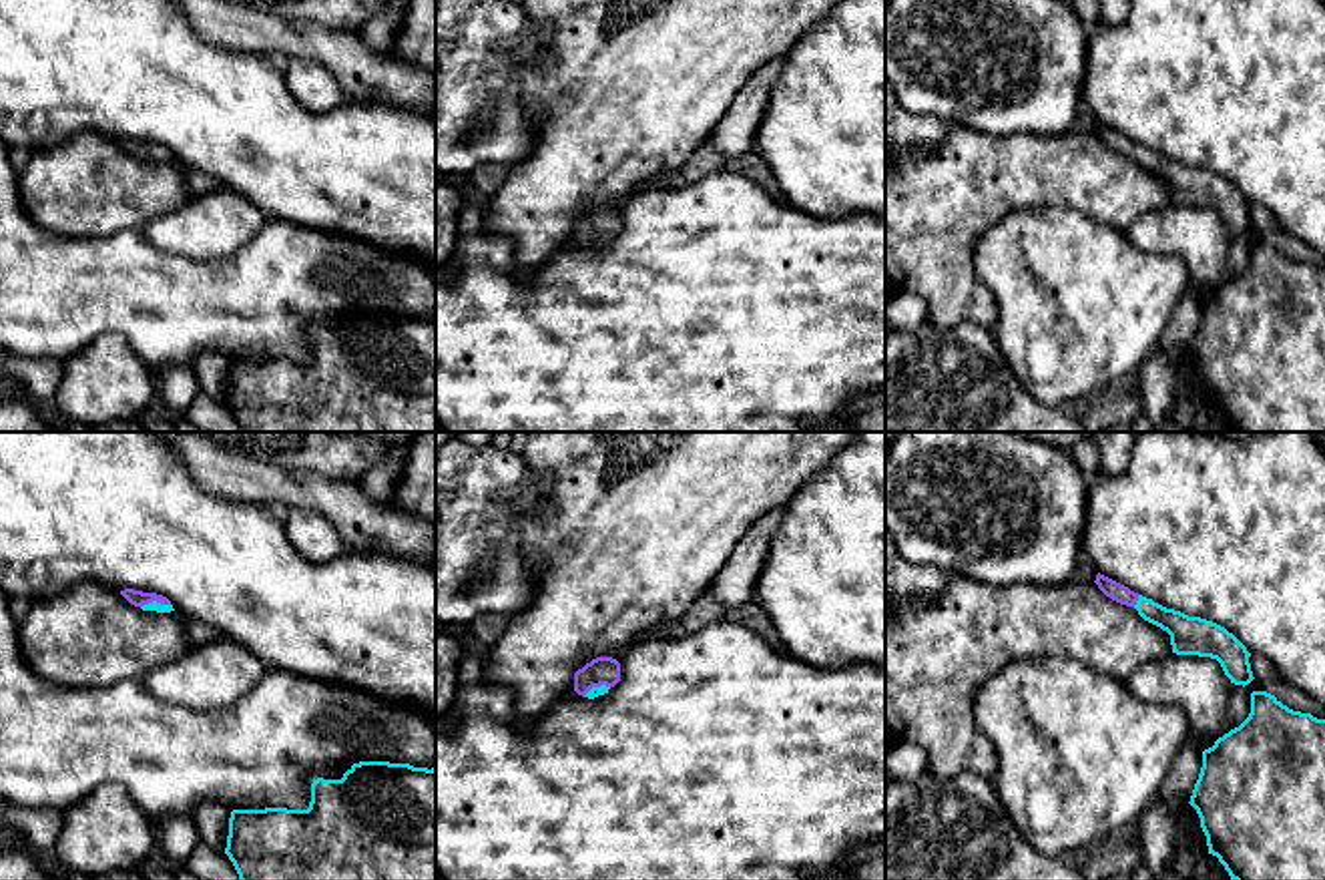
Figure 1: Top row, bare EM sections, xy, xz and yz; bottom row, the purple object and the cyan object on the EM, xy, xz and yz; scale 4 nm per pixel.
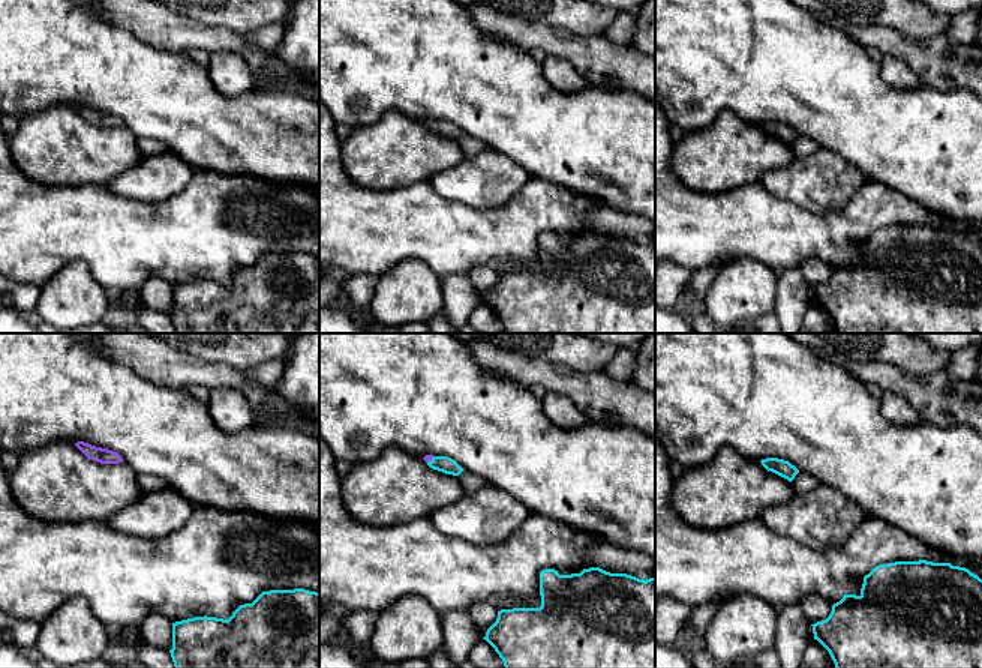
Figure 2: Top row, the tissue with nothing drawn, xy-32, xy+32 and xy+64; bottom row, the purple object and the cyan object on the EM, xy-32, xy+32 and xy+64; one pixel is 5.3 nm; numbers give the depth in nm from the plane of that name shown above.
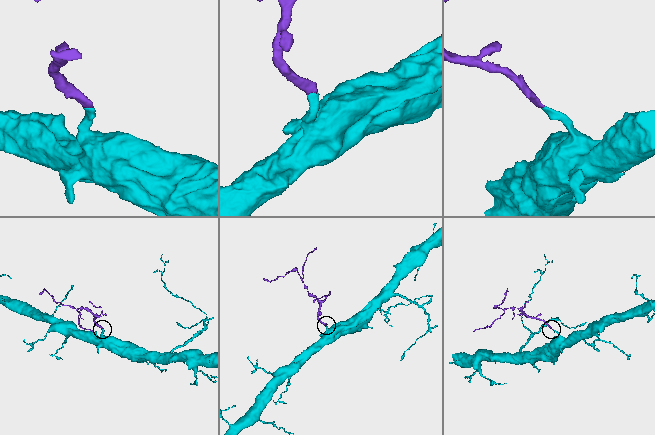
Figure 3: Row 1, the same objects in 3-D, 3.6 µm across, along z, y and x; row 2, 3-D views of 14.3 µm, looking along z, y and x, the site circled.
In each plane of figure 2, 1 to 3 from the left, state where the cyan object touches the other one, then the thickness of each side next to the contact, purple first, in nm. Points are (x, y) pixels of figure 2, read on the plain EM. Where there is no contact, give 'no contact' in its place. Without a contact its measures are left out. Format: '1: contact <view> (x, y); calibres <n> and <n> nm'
1: no contact
2: contact xy+32 (431, 123); calibres 40 and 90 nm
3: no contact

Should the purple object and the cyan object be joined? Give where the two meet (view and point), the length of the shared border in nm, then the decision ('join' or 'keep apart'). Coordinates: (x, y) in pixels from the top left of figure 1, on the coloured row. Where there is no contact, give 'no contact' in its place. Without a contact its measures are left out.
xy (155, 599) | 120 nm | join

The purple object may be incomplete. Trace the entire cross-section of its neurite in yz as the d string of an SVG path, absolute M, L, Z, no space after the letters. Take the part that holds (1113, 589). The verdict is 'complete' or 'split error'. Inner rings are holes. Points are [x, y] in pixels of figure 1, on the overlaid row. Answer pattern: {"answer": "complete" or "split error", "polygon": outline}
{"answer": "split error", "polygon": "M1100 573L1094 583L1106 597L1120 605L1134 607L1144 621L1166 631L1170 635L1172 653L1217 659L1235 685L1245 687L1255 679L1249 663L1251 653L1225 627L1166 609Z"}

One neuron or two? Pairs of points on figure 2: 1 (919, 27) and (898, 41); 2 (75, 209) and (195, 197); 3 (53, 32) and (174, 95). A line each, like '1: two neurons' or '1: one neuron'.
1: two neurons
2: one neuron
3: one neuron

